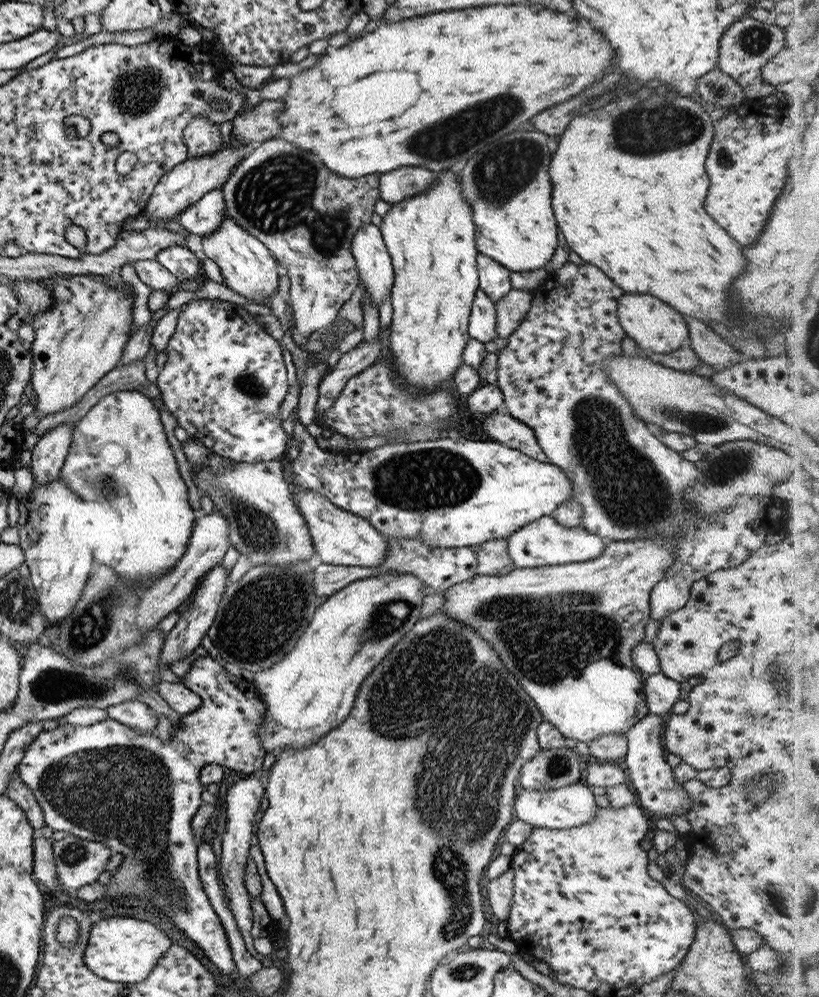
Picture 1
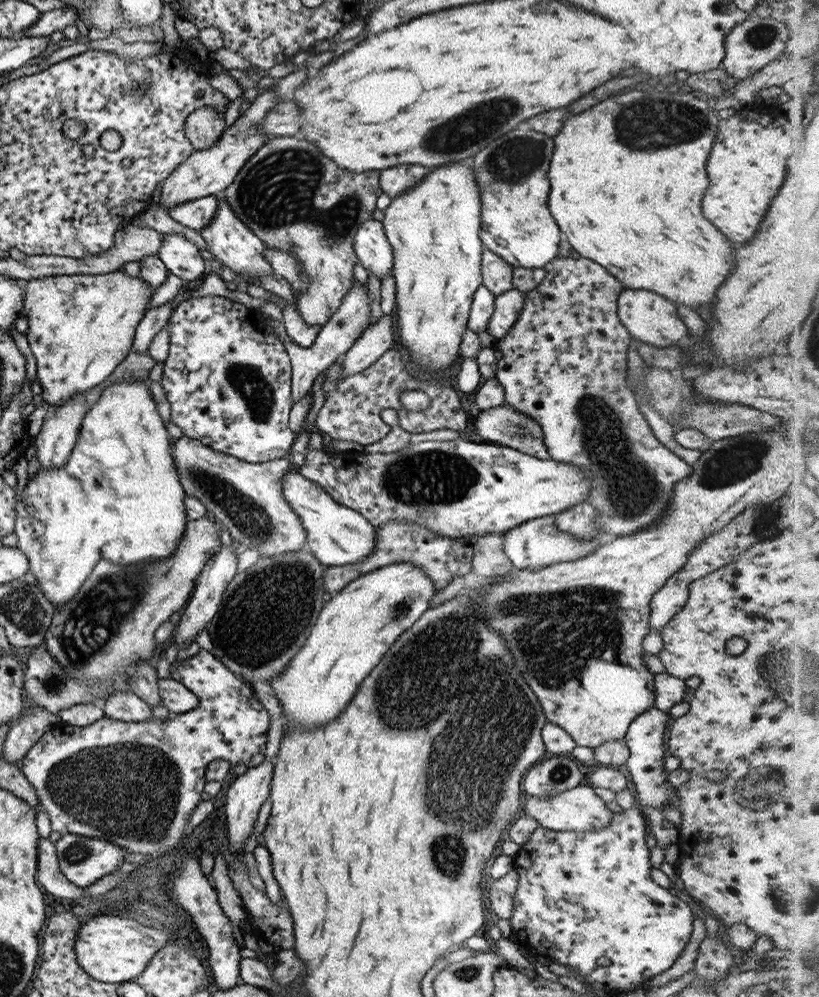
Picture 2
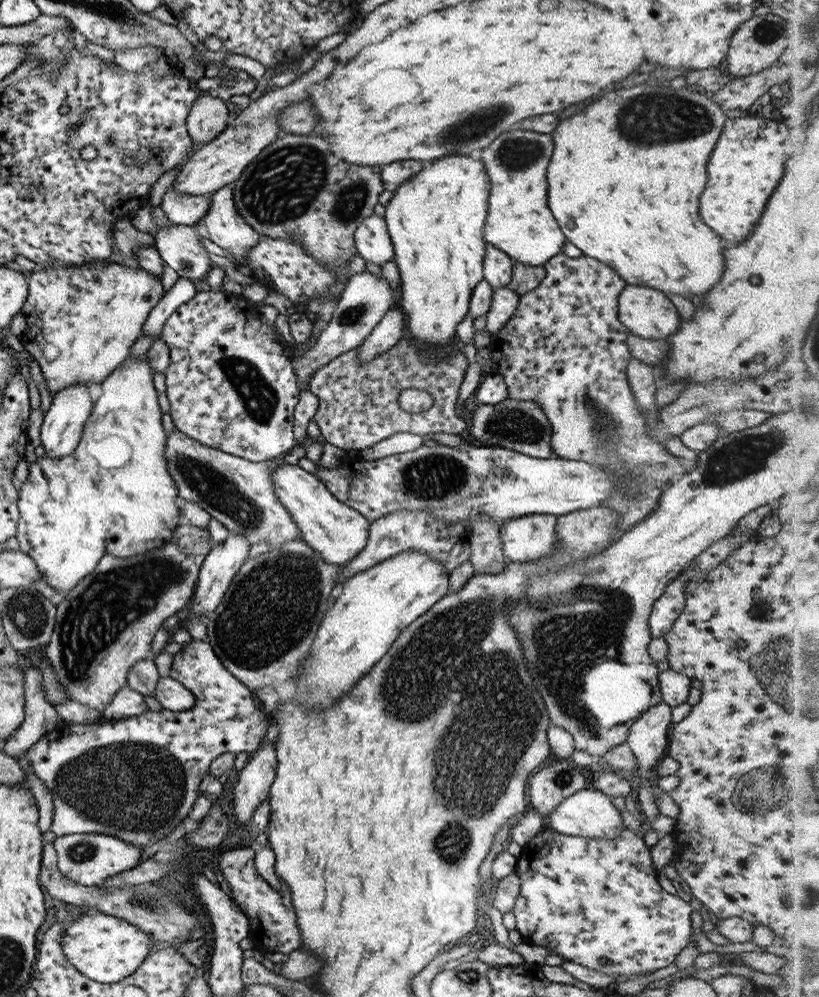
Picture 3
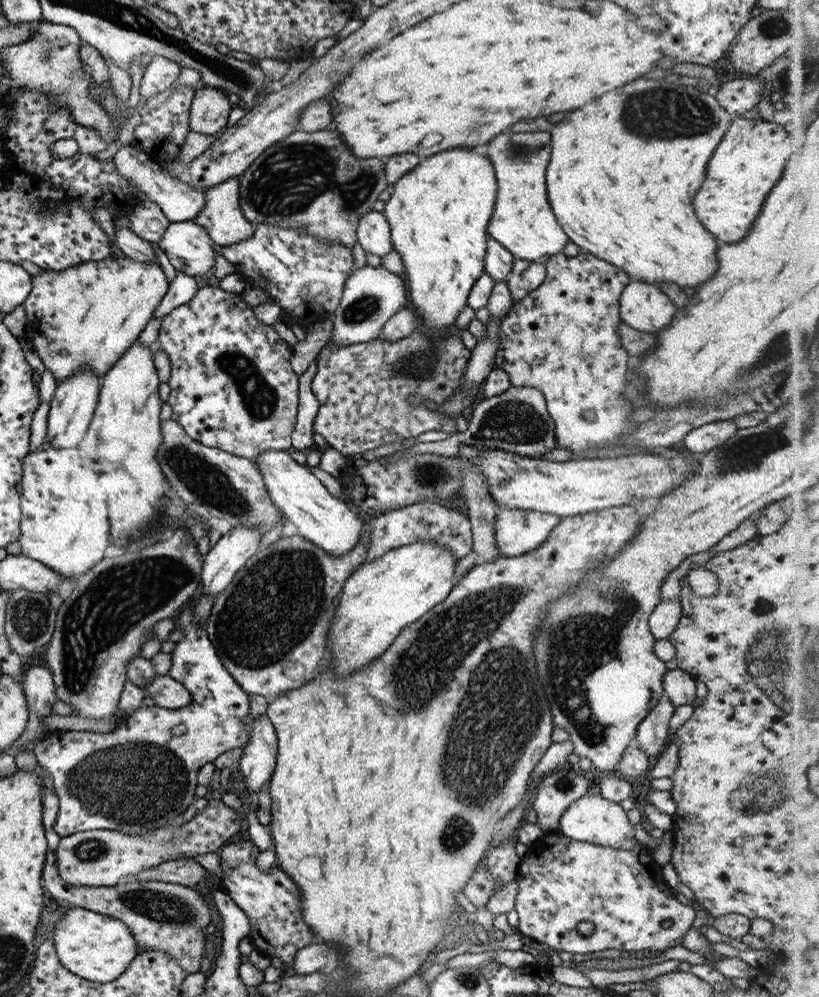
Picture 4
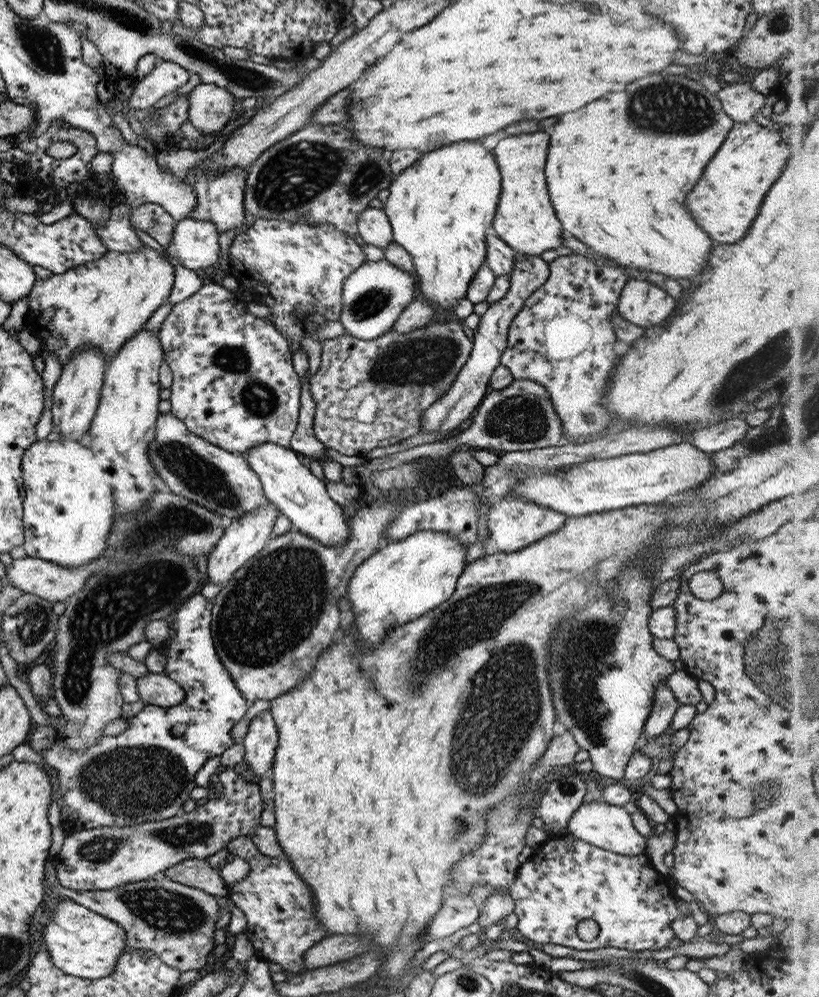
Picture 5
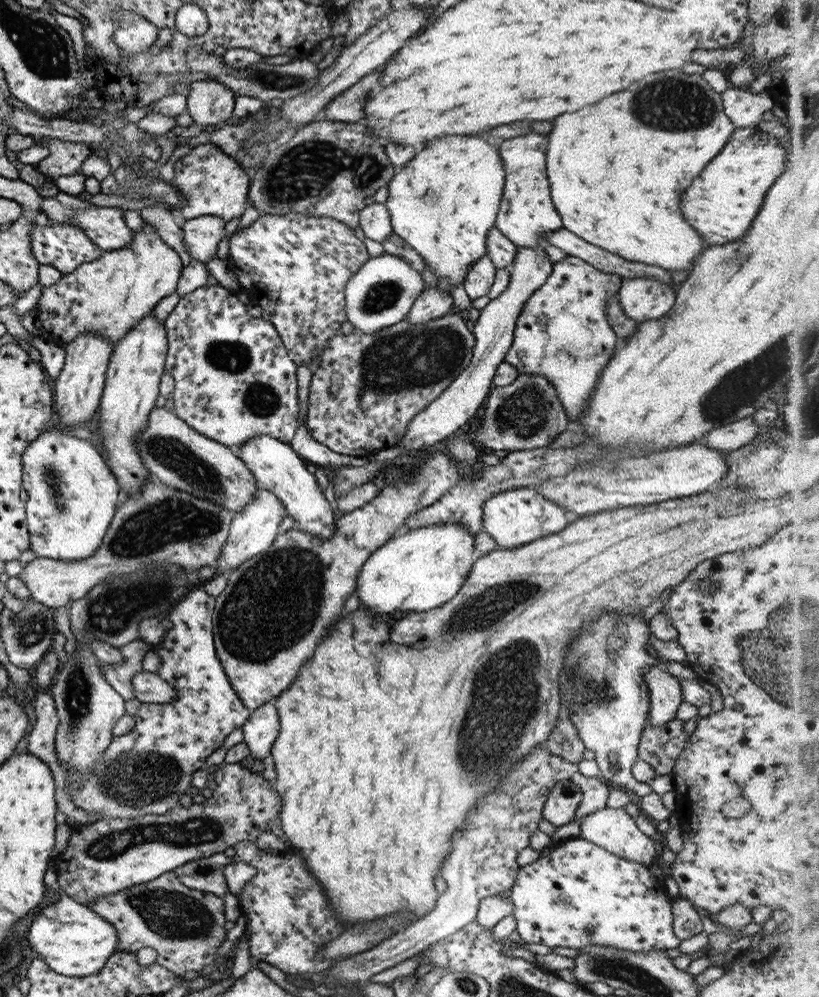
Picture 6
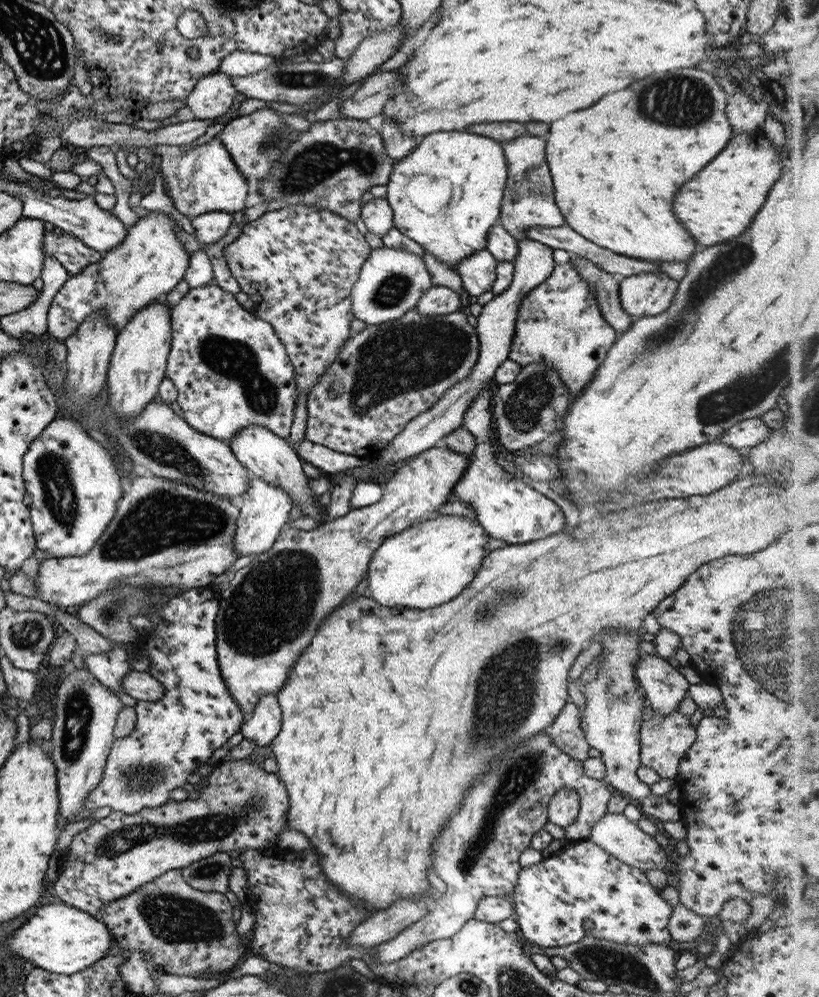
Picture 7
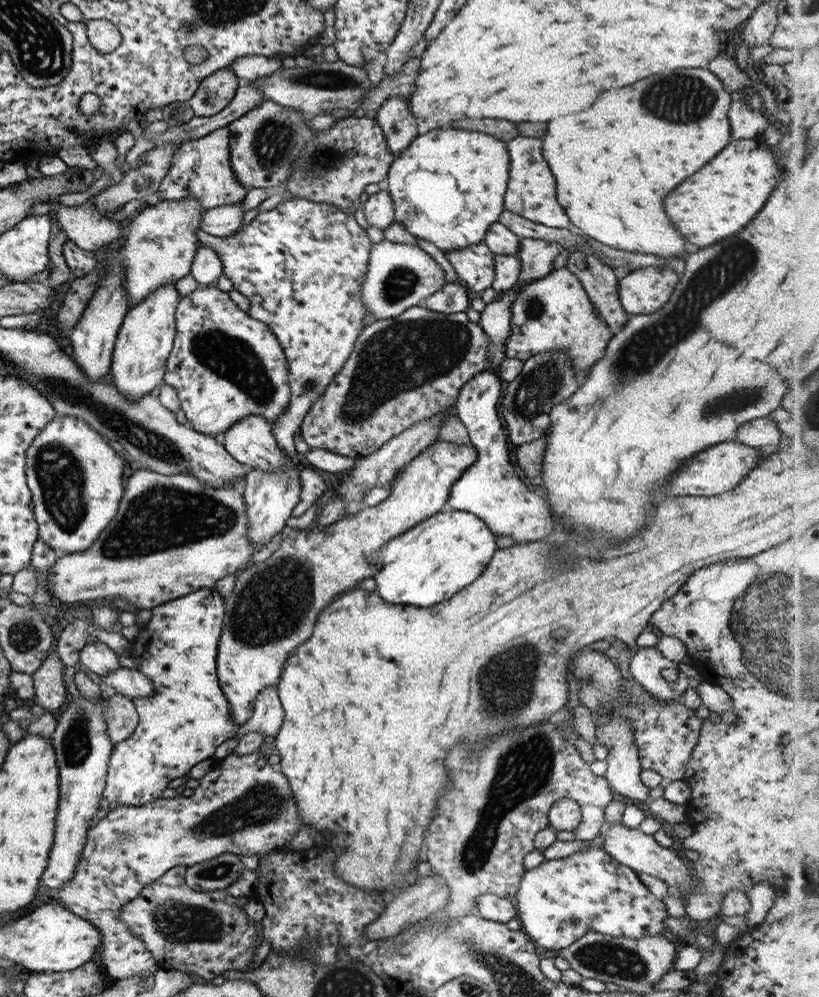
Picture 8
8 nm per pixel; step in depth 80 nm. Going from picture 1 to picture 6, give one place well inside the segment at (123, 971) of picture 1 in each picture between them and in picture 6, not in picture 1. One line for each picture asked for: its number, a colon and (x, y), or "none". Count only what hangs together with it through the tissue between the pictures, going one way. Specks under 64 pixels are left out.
2: (114, 949)
3: (102, 948)
4: (98, 948)
5: (80, 943)
6: (73, 941)

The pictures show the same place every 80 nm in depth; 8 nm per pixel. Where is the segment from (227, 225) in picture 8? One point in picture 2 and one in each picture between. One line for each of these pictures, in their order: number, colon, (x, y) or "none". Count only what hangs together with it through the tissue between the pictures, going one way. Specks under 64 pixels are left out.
2: (181, 258)
3: (179, 247)
4: (189, 248)
5: (194, 245)
6: (200, 234)
7: (209, 227)

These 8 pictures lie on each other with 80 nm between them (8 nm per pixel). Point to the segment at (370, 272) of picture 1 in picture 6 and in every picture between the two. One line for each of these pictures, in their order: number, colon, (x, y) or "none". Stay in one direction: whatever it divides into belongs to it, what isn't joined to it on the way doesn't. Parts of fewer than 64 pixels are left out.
2: (369, 243)
3: (372, 242)
4: (372, 232)
5: (373, 227)
6: (373, 219)

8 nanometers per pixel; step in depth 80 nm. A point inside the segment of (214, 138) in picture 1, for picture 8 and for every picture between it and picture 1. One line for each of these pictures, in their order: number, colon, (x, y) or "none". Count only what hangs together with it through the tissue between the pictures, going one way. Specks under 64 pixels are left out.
2: (202, 128)
3: (208, 116)
4: (208, 113)
5: (209, 108)
6: (208, 103)
7: (212, 96)
8: (215, 91)

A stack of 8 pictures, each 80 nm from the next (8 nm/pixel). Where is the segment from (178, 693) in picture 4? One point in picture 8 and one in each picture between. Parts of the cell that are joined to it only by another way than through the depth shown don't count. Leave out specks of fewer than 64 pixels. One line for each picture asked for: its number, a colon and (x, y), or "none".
5: (157, 690)
6: (147, 687)
7: (141, 686)
8: (129, 683)

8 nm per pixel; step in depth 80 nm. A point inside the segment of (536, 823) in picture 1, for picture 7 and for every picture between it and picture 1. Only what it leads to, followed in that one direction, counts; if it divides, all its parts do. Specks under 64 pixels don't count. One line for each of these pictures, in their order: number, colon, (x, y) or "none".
2: (579, 809)
3: (588, 813)
4: (592, 819)
5: (608, 827)
6: (612, 829)
7: (613, 833)

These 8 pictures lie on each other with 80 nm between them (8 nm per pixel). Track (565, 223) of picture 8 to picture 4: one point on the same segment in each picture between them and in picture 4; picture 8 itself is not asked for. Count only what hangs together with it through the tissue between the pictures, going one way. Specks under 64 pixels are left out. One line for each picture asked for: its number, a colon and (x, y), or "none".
4: (522, 221)
5: (524, 219)
6: (526, 213)
7: (527, 201)

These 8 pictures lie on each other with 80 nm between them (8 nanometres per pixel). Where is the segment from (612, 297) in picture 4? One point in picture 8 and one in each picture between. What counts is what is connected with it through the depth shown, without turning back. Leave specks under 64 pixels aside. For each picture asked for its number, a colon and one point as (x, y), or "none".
5: (562, 338)
6: (561, 332)
7: (558, 323)
8: (553, 312)

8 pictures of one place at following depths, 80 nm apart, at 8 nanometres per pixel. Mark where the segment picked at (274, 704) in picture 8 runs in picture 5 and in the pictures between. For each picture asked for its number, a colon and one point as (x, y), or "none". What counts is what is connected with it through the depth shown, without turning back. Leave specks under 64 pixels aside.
5: (259, 742)
6: (260, 728)
7: (262, 725)

